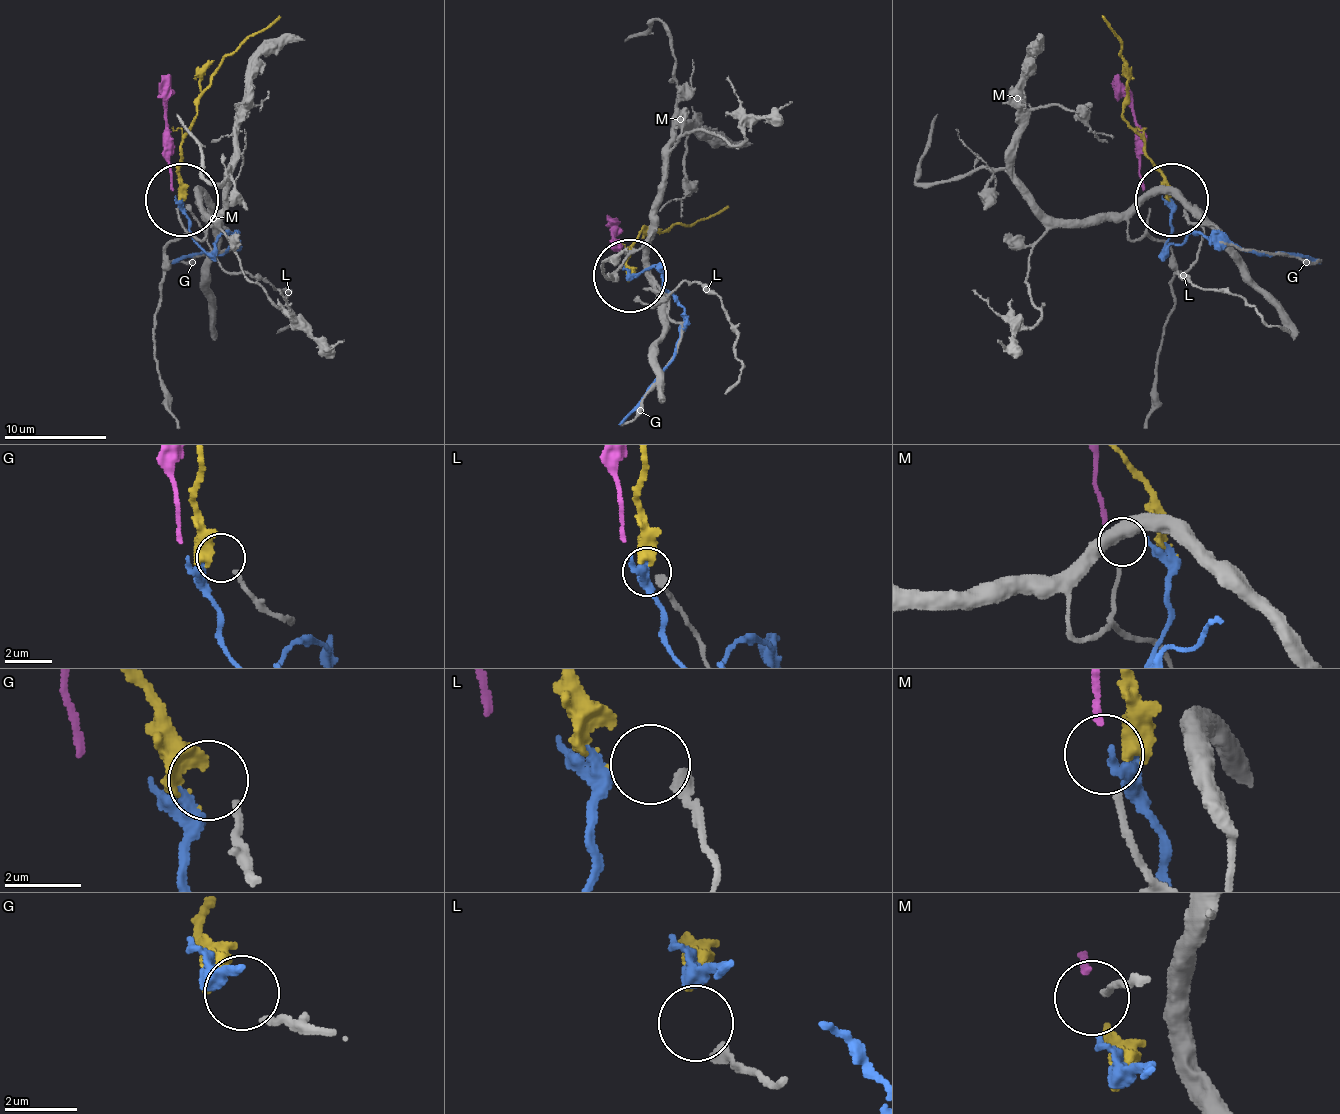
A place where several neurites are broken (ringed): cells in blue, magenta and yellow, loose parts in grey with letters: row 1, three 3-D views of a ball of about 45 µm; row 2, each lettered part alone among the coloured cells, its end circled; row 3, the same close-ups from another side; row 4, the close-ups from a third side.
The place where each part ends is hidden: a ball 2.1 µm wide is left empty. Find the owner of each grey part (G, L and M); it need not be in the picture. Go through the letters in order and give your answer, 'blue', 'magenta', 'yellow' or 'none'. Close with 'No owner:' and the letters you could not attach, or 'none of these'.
G: yellow
L: none
M: magenta
No owner: L

